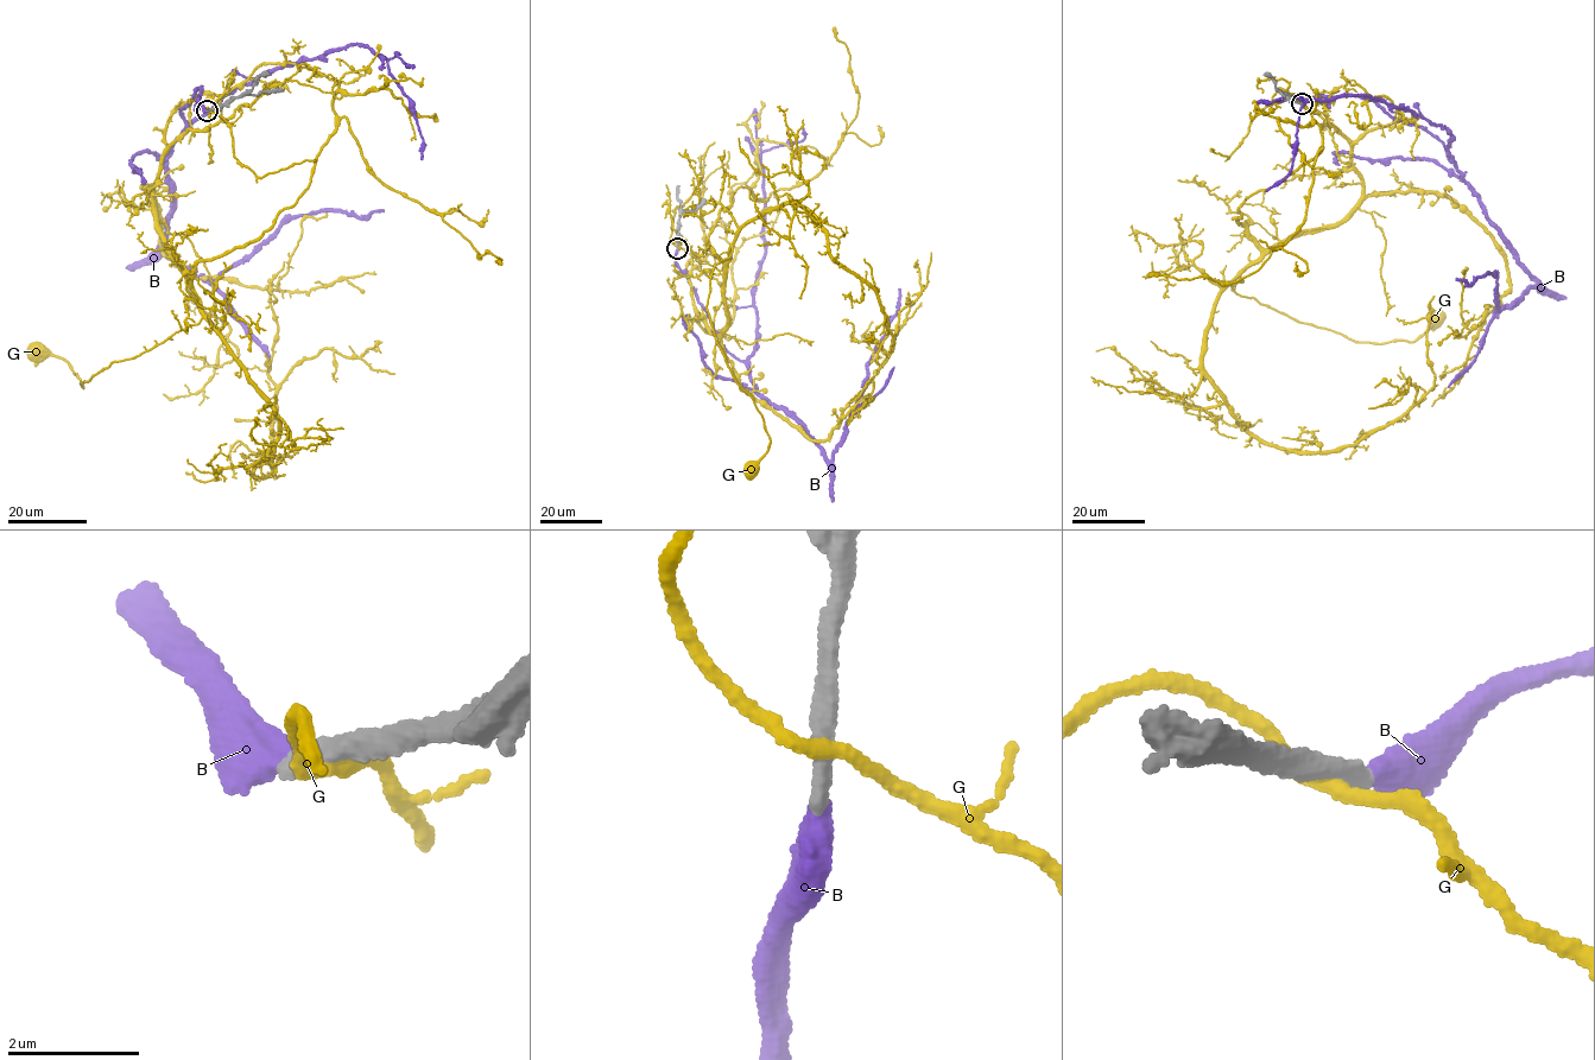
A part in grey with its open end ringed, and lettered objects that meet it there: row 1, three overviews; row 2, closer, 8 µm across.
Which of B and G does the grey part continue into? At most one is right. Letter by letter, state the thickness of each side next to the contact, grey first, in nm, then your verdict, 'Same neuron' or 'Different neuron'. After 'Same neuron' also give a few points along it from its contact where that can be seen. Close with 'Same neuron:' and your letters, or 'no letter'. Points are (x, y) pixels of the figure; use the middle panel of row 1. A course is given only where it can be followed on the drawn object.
B: Thickness 300 nm (grey) against 500 nm. Same neuron. Its course: (677, 248), (676, 265), (721, 346), (747, 366), (758, 392), (799, 423), (828, 461), (896, 313), (899, 289)
G: Thickness 440 nm (grey) against 200 nm. Different neuron
Same neuron: B

